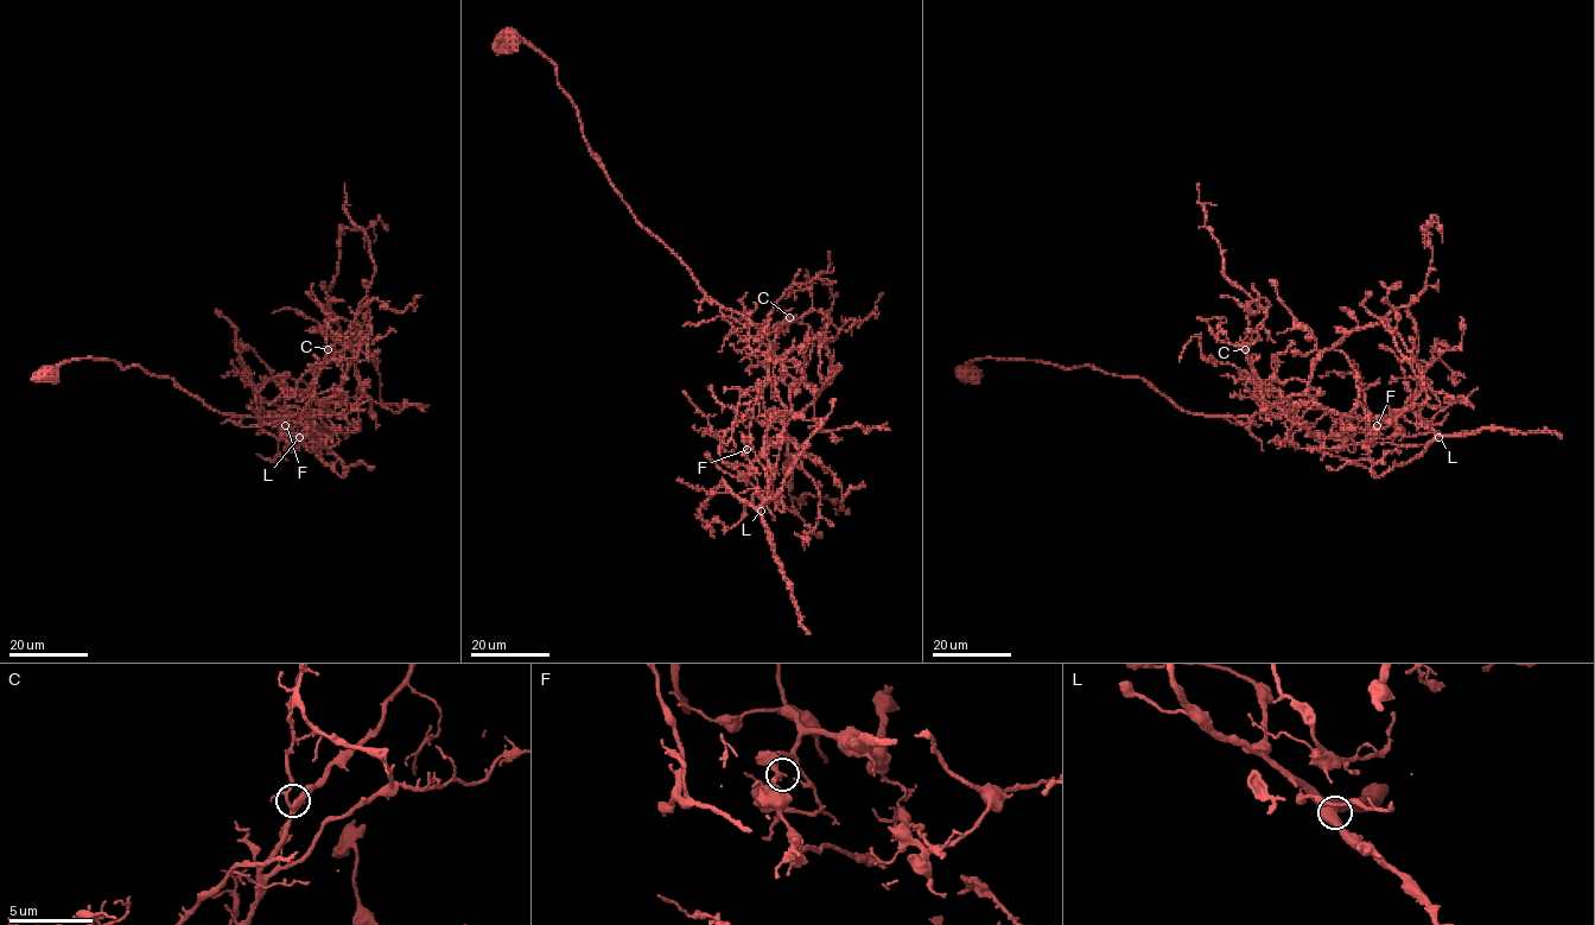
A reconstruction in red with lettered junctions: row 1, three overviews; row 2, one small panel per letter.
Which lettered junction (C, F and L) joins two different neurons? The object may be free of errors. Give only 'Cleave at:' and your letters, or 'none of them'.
Cleave at: F

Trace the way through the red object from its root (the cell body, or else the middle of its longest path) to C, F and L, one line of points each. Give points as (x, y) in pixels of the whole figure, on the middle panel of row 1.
C: (512, 37), (554, 65), (589, 152), (697, 285), (756, 325), (771, 355), (789, 317)
F: (512, 37), (554, 65), (589, 152), (635, 219), (768, 340), (790, 409), (751, 462), (747, 449)
L: (512, 37), (554, 65), (589, 152), (635, 219), (768, 340), (786, 413), (774, 476), (752, 494), (761, 511)

